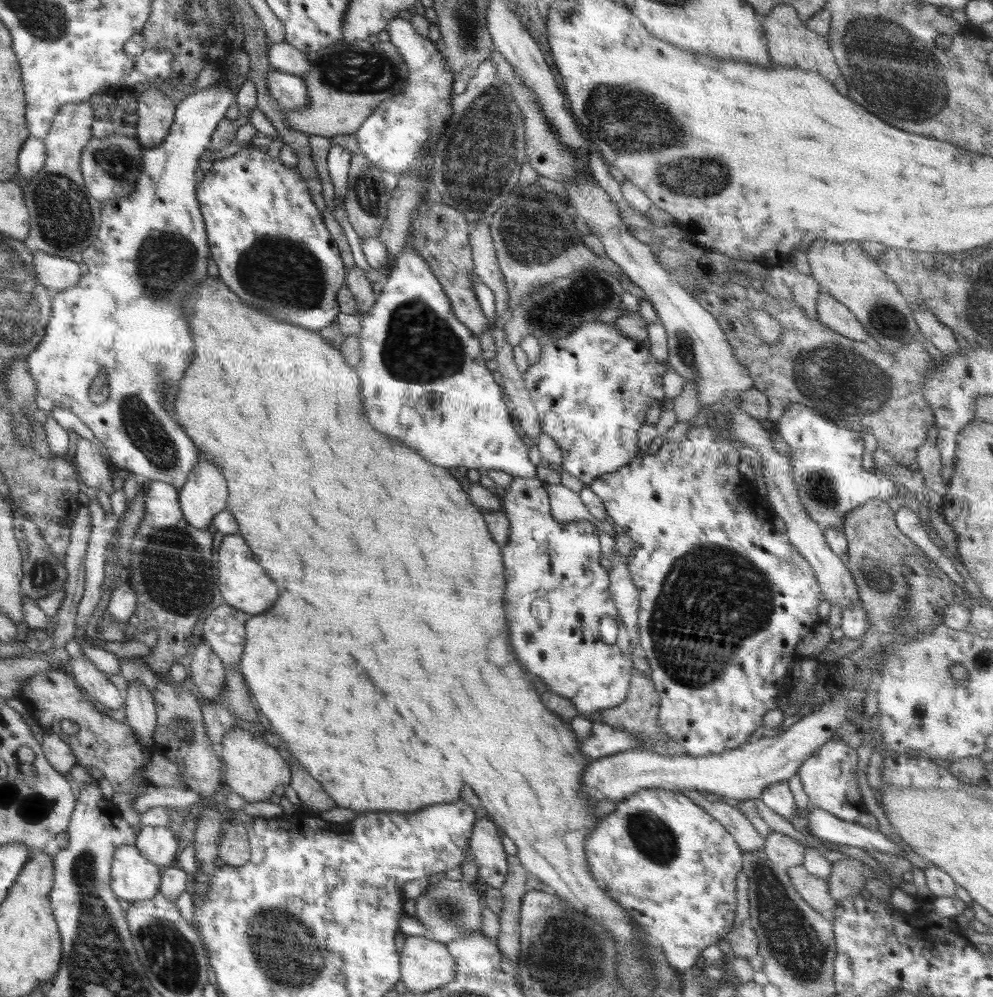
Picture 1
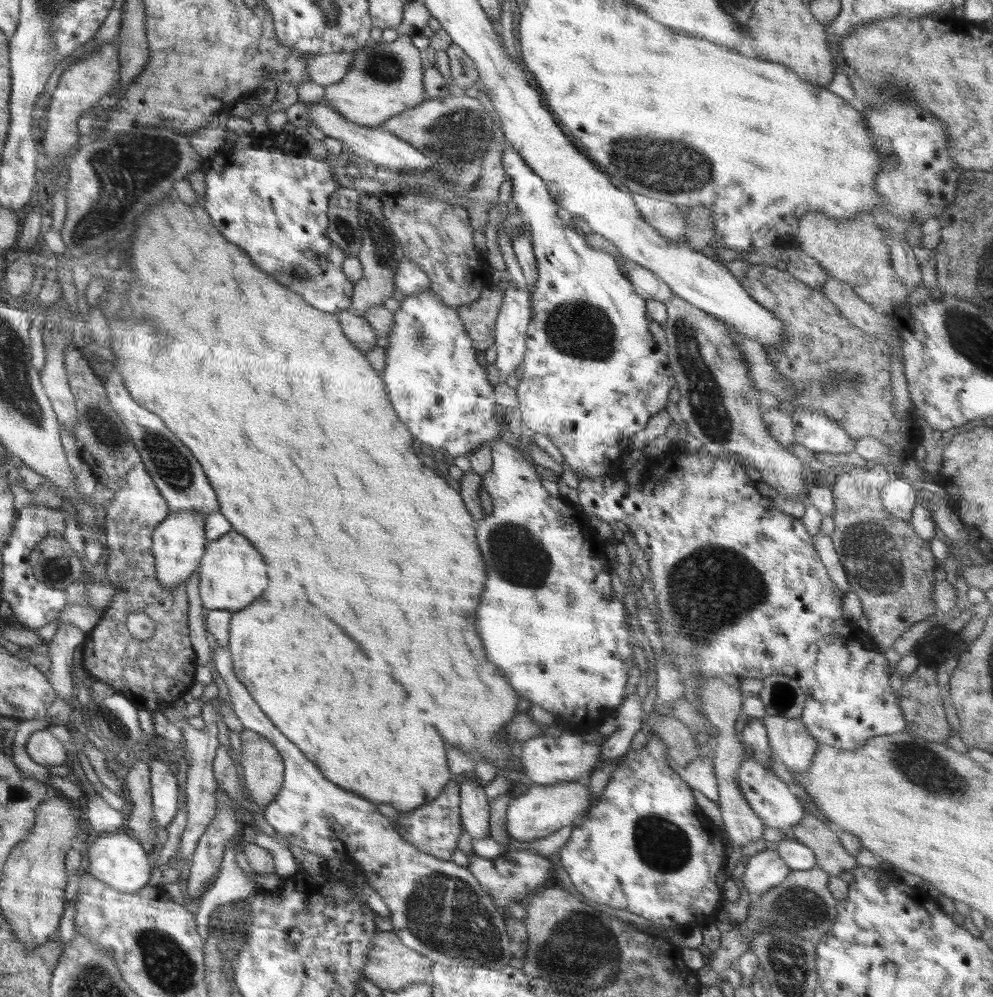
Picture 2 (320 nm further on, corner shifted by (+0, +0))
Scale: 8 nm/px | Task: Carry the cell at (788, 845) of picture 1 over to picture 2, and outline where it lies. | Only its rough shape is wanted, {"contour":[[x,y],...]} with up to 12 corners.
{"contour":[[773,849],[745,861],[740,879],[753,897],[792,871]]}

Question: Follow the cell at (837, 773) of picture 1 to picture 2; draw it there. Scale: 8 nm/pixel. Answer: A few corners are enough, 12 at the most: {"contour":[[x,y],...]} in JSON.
{"contour":[[764,715],[769,747],[801,773],[819,747],[801,719]]}

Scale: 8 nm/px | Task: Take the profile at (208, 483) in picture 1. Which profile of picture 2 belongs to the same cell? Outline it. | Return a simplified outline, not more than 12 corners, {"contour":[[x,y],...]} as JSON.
{"contour":[[177,510],[153,532],[154,577],[174,591],[200,567],[208,512]]}

